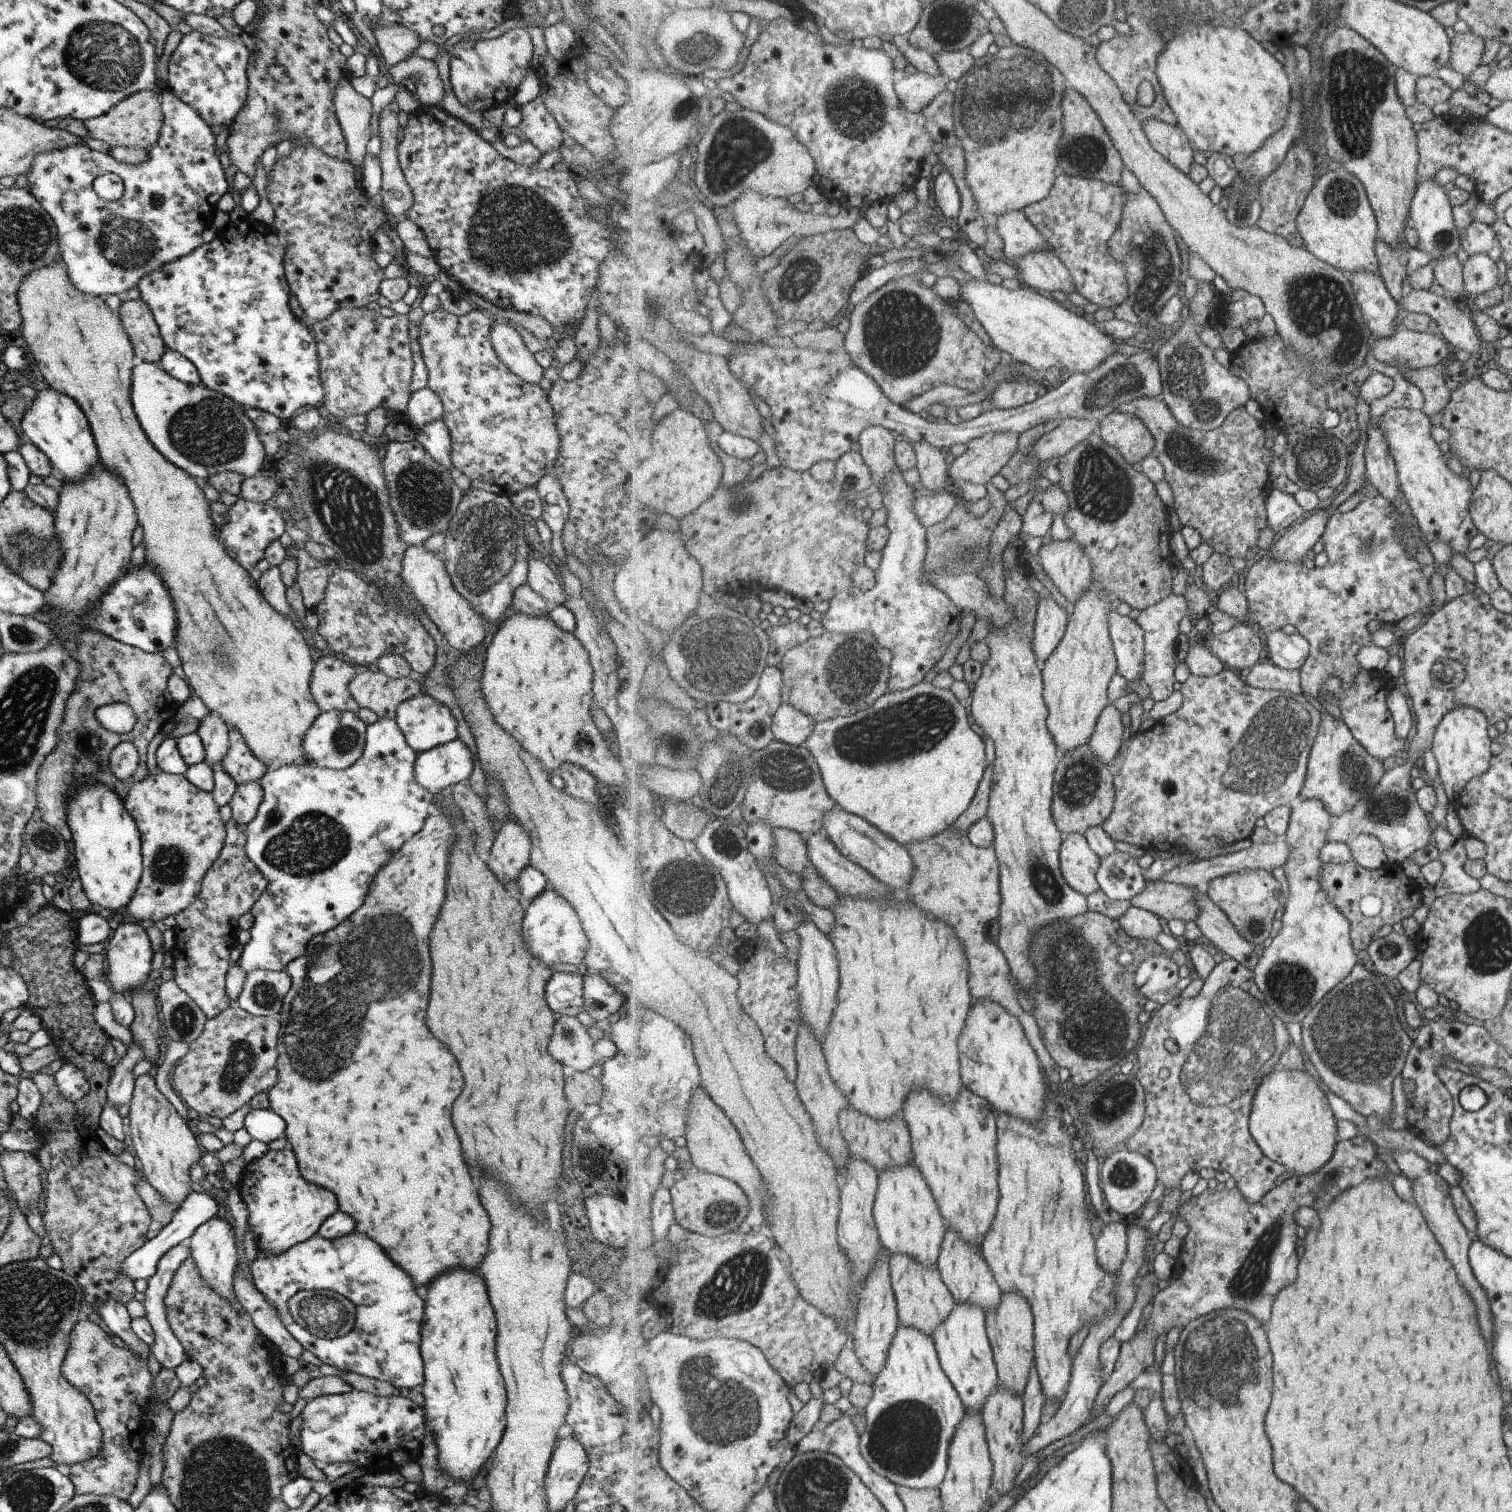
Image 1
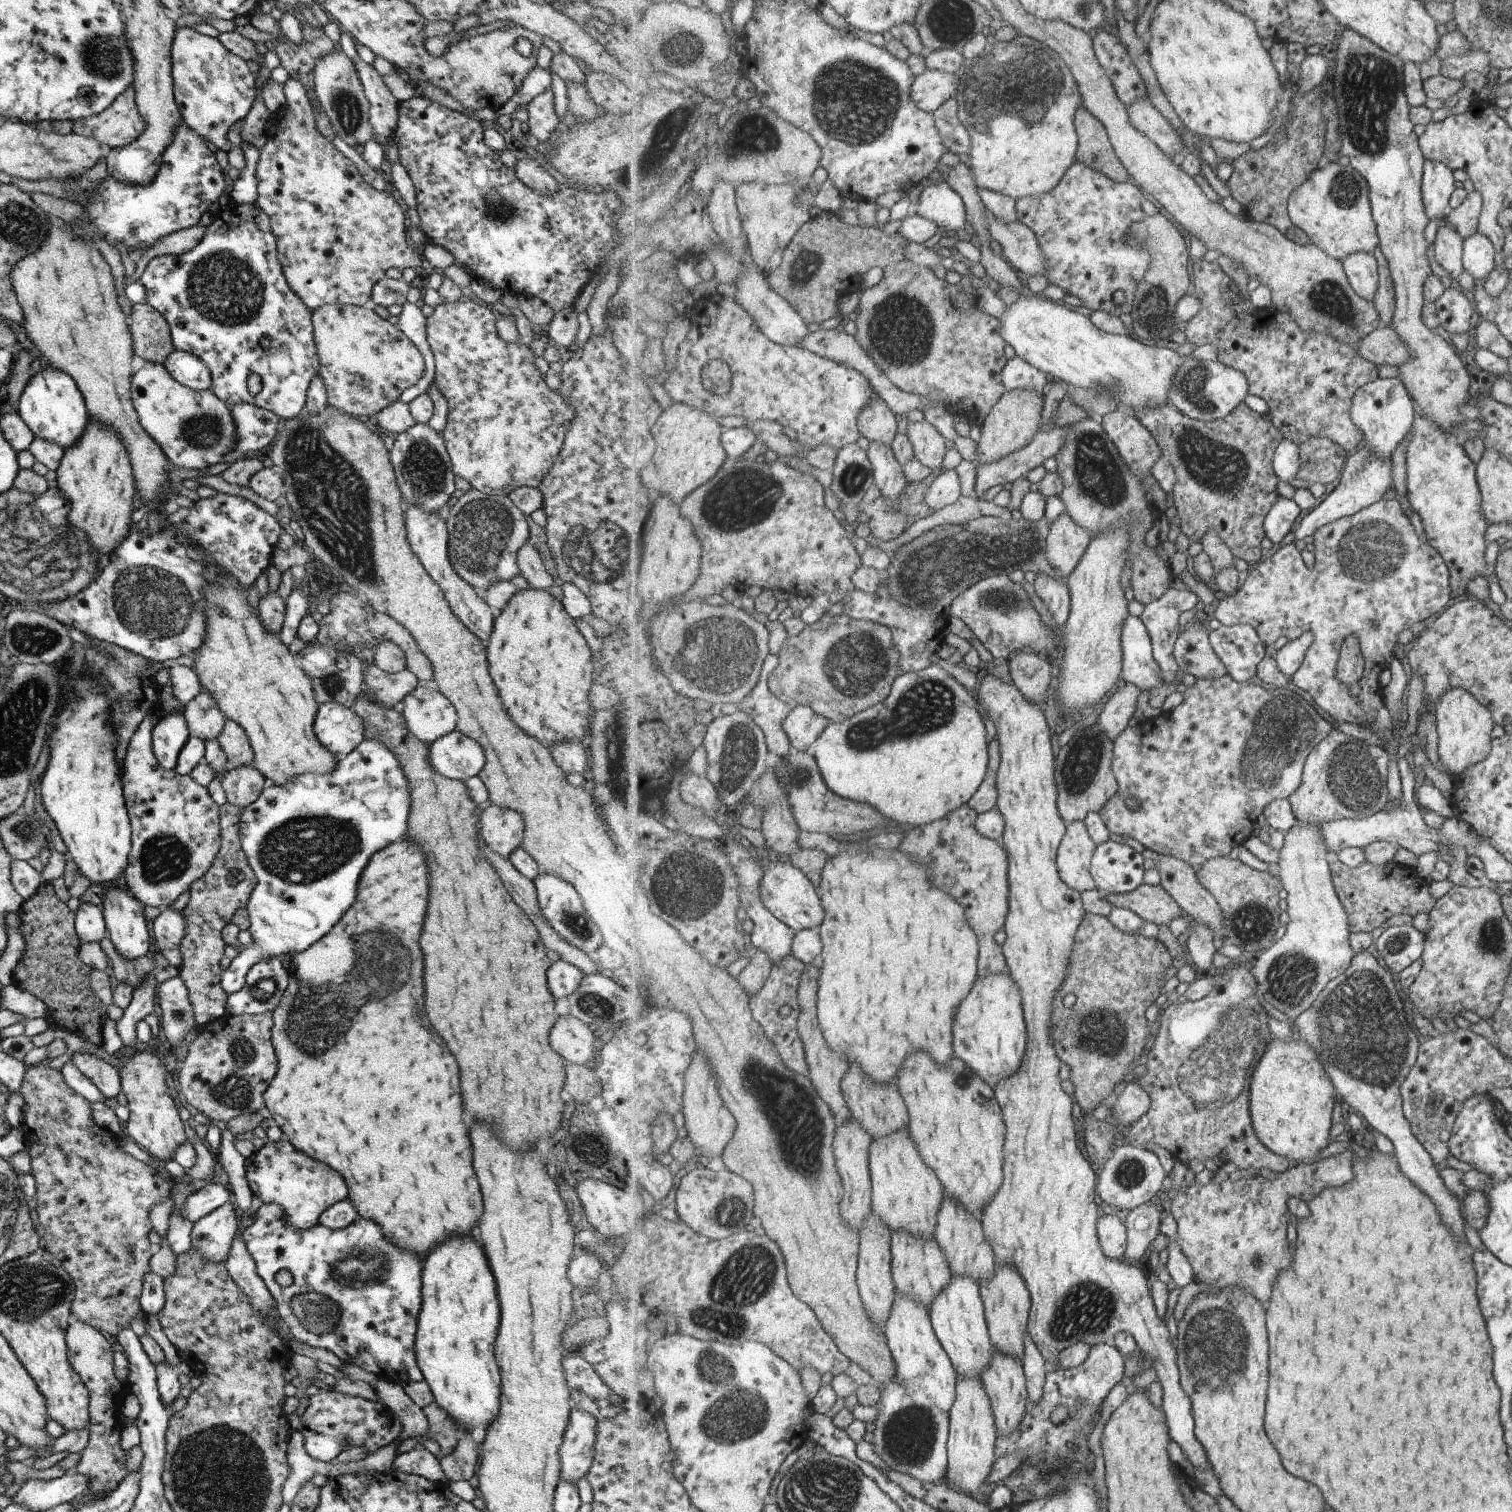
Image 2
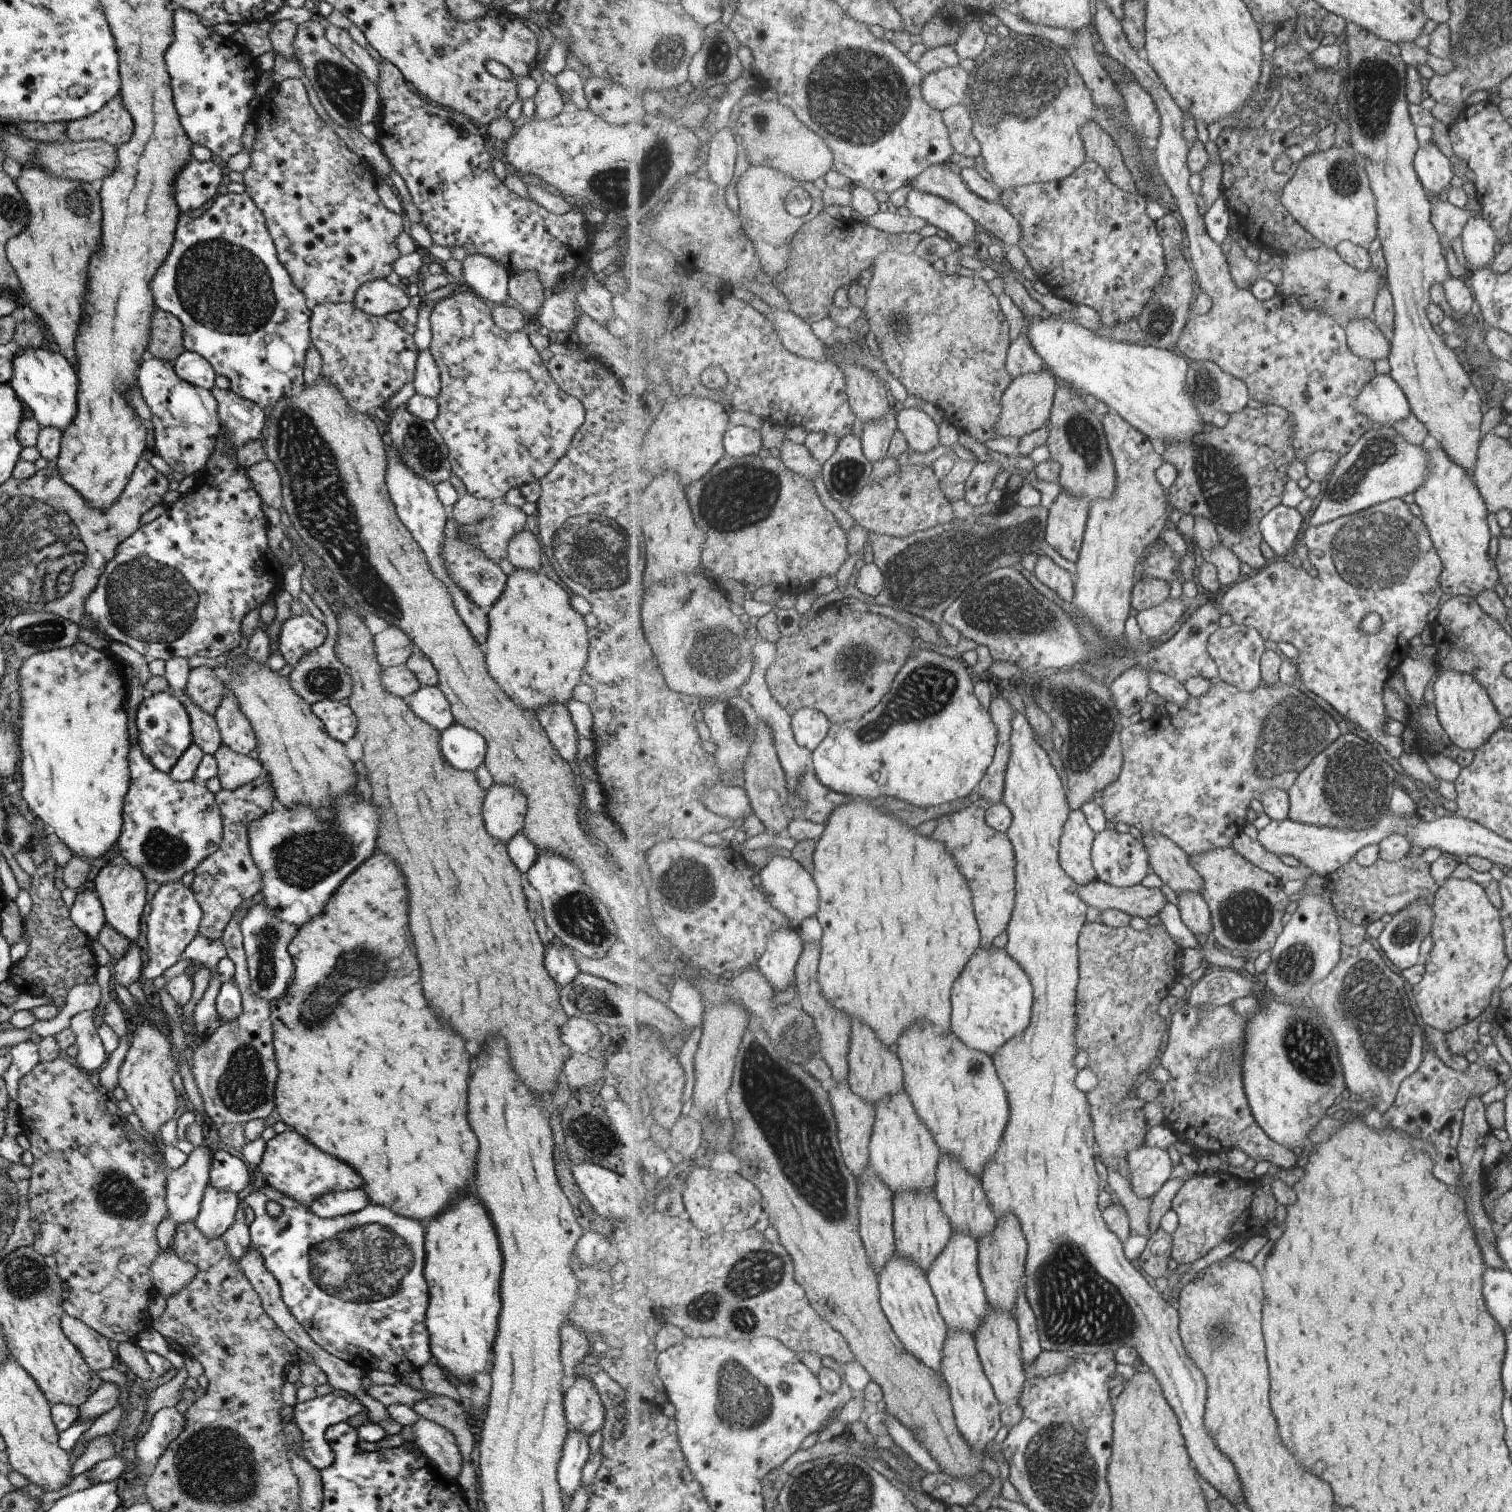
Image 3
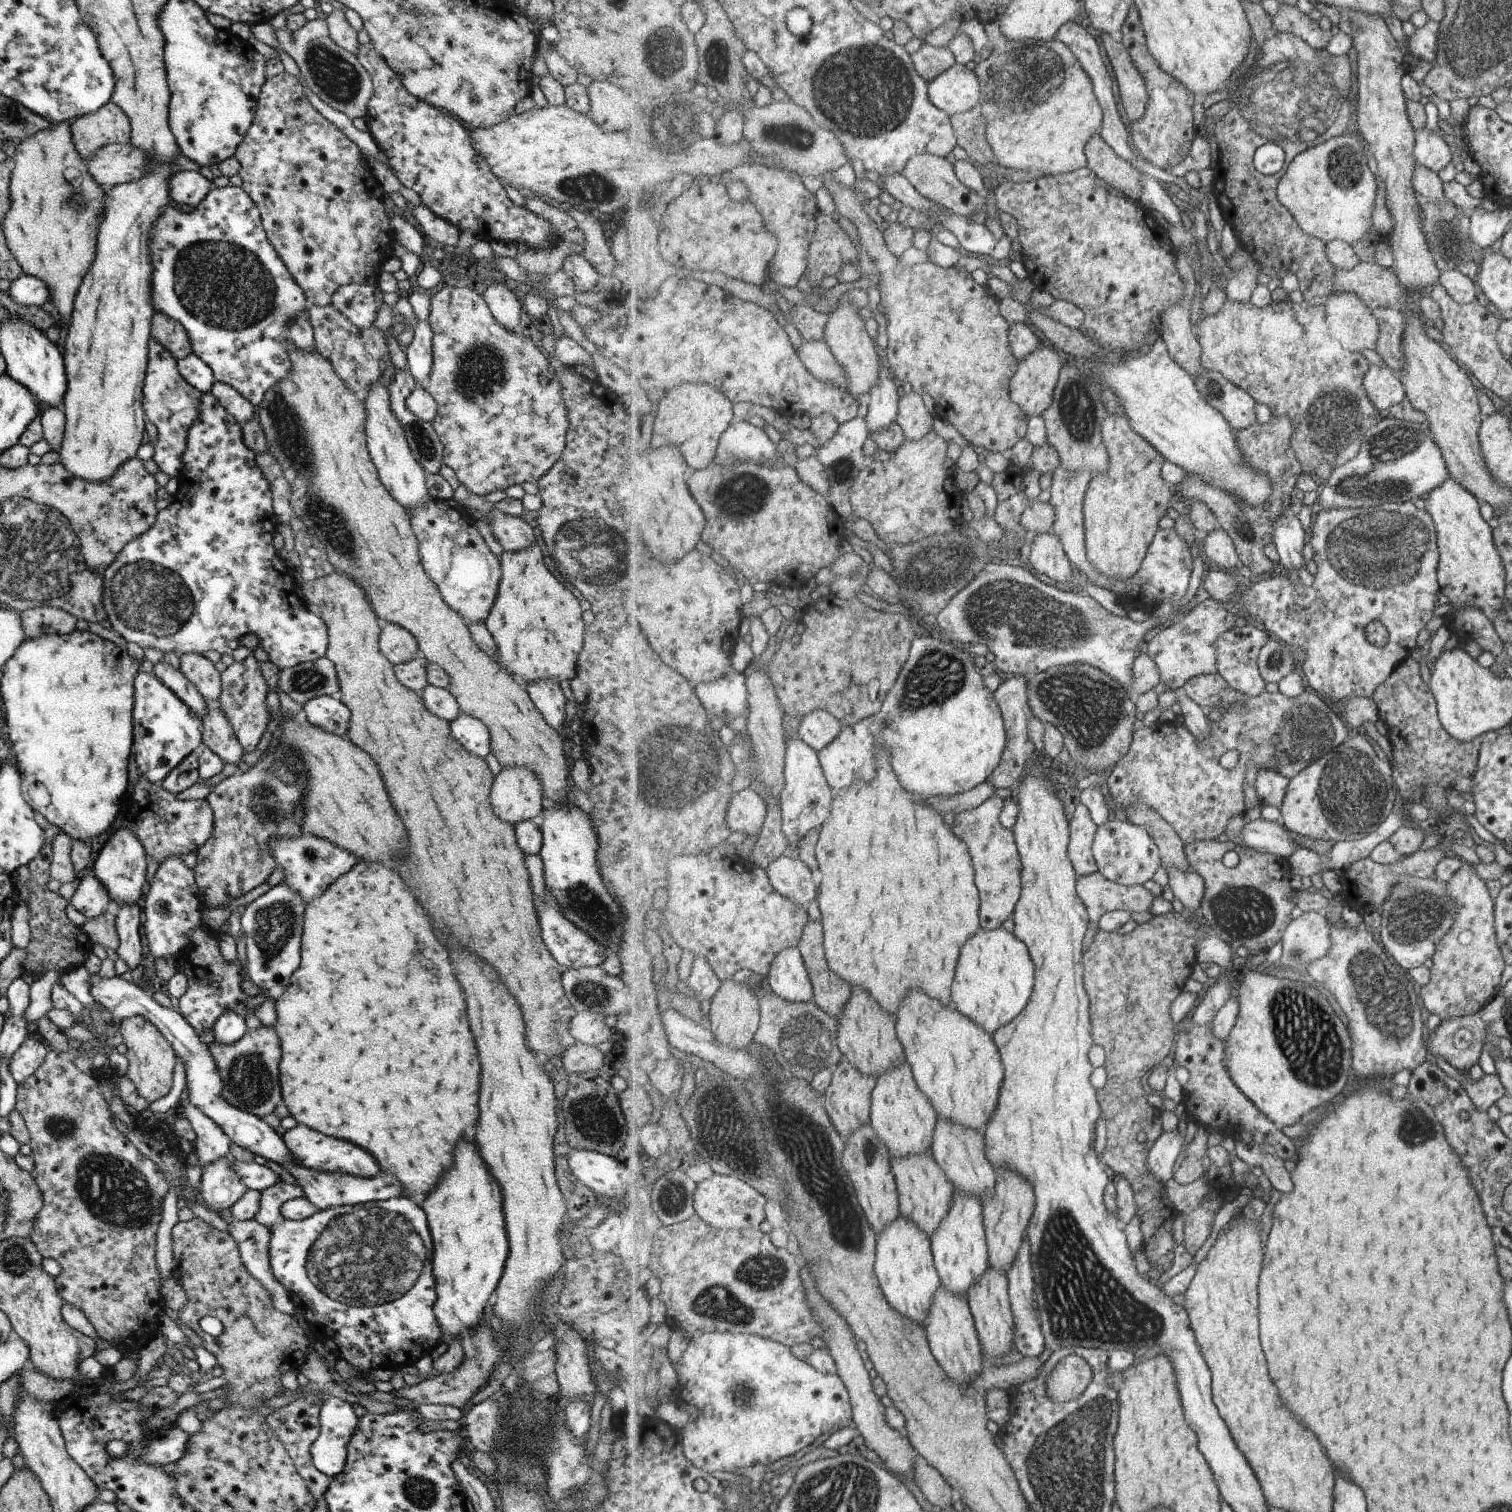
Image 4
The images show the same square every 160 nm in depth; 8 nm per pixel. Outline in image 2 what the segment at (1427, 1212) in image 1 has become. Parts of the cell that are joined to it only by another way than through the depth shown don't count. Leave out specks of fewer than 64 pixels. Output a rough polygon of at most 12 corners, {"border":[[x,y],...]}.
{"border":[[1356,954],[1292,1027],[1339,1098],[1464,1237],[1457,1198],[1412,1131],[1401,1085],[1416,1008]]}

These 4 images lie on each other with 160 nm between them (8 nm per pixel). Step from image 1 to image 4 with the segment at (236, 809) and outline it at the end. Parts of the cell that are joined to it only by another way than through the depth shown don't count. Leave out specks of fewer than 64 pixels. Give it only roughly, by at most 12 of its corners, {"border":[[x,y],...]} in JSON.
{"border":[[217,700],[205,702],[202,743],[238,765],[242,748]]}

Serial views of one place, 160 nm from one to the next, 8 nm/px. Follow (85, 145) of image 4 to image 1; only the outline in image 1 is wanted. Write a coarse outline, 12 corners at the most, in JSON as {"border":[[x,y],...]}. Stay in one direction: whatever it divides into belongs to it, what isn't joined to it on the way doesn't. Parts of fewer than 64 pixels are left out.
{"border":[[140,90],[84,120],[110,148],[149,149],[162,120],[157,92]]}

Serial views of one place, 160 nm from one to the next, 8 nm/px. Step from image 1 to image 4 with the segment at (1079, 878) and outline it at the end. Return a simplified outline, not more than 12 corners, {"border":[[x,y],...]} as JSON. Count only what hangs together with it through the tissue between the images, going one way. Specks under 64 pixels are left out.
{"border":[[1077,799],[1069,856],[1080,876],[1098,871],[1092,848],[1098,824]]}

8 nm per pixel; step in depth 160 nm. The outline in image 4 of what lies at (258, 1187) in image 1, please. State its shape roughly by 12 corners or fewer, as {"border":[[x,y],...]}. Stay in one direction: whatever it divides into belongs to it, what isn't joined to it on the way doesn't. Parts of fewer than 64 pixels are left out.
{"border":[[305,1125],[281,1138],[313,1170],[371,1178],[369,1152]]}

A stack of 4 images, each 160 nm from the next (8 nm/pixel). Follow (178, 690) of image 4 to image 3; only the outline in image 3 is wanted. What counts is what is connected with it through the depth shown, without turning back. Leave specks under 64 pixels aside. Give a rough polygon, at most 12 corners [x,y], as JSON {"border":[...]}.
{"border":[[180,702],[190,720],[192,742],[212,755],[221,744],[214,716]]}

